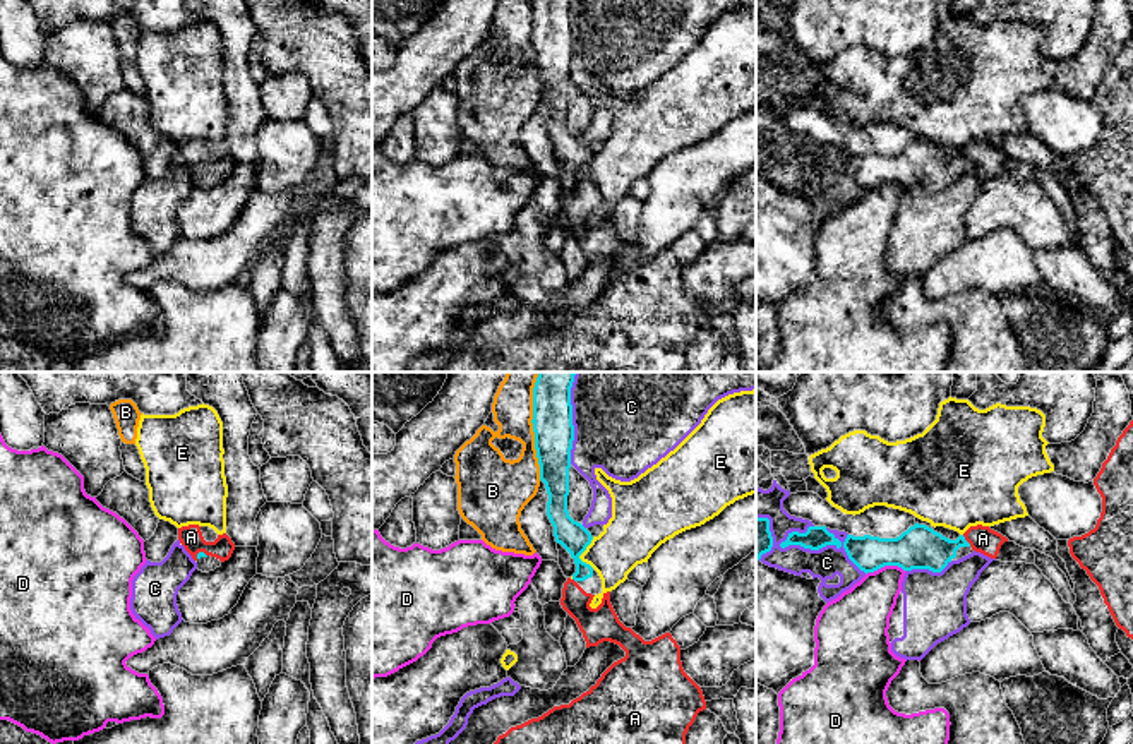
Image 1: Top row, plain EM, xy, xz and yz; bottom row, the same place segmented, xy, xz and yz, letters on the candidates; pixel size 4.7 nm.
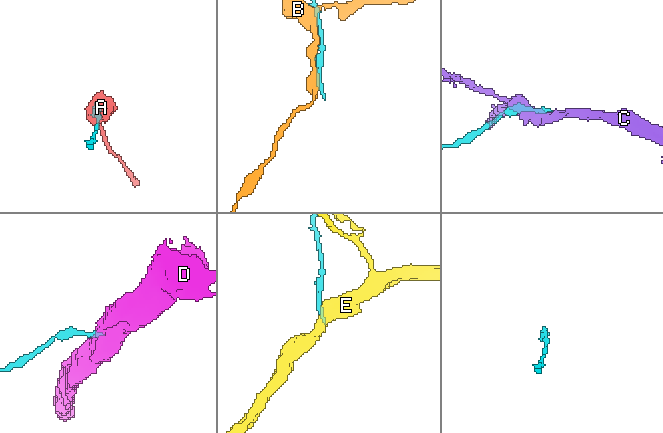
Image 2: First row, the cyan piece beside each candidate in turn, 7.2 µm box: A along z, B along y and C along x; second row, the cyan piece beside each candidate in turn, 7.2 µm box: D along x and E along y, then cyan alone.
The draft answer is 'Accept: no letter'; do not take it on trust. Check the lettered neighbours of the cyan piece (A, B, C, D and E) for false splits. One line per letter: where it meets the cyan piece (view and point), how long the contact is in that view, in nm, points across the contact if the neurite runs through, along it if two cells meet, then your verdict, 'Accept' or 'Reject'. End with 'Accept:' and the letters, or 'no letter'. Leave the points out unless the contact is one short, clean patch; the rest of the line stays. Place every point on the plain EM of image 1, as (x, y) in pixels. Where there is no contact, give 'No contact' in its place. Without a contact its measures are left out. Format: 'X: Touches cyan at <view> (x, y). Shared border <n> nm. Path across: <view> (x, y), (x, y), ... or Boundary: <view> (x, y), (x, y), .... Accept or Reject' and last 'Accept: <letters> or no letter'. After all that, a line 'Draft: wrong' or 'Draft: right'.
A: Touches cyan at yz (965, 156). Shared border 70 nm. Path across: yz (919, 163), (950, 163), (965, 156), (983, 155). Accept
B: Touches cyan at xz (533, 47). Shared border 440 nm. Reject
C: Touches cyan at yz (825, 162). Shared border 440 nm. Reject
D: Touches cyan at yz (885, 180). Shared border 190 nm. Boundary: yz (905, 186), (881, 182), (866, 191). Reject
E: Touches cyan at xz (581, 168). Shared border 150 nm. Boundary: xz (593, 153), (580, 172), (592, 184). Reject
Accept: A
Draft: wrong

